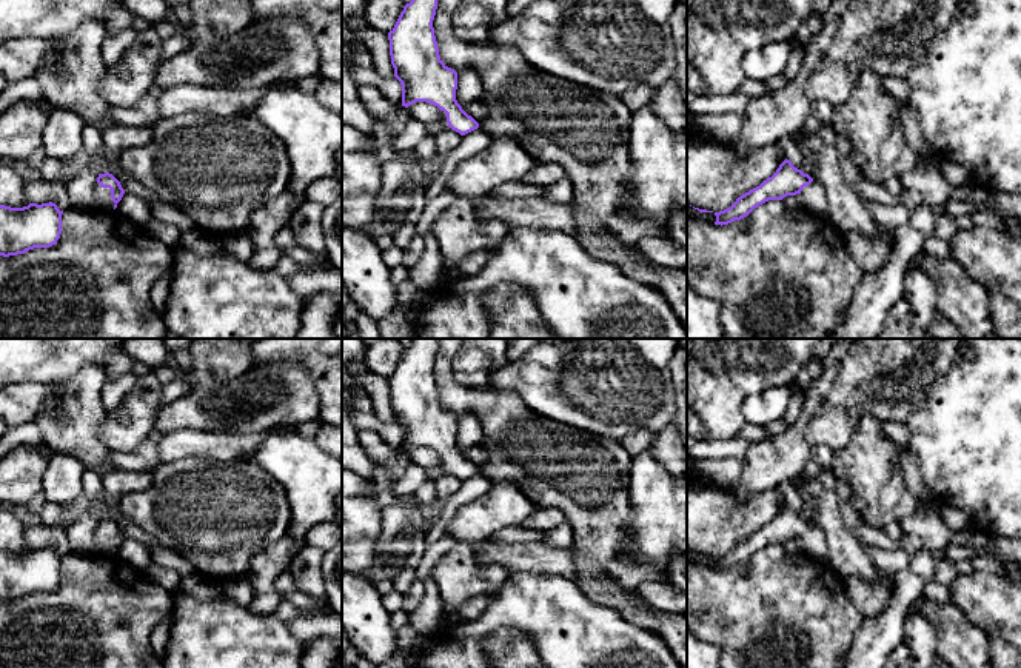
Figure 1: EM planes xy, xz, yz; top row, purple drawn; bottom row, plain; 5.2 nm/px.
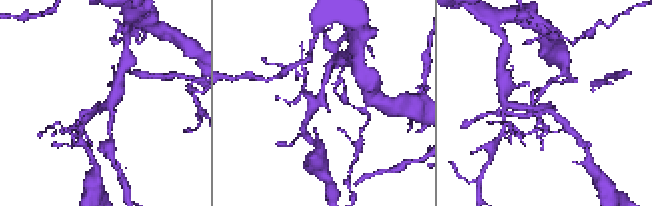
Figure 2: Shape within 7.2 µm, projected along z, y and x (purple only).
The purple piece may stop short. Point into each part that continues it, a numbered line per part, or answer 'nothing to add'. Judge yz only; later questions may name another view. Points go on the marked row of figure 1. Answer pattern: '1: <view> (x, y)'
1: yz (815, 199)

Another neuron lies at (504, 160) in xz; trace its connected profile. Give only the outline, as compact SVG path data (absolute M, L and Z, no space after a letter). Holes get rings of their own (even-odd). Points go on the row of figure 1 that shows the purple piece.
M493 139L487 149L456 166L448 191L467 199L490 195L499 185L525 180L537 165L514 139Z

